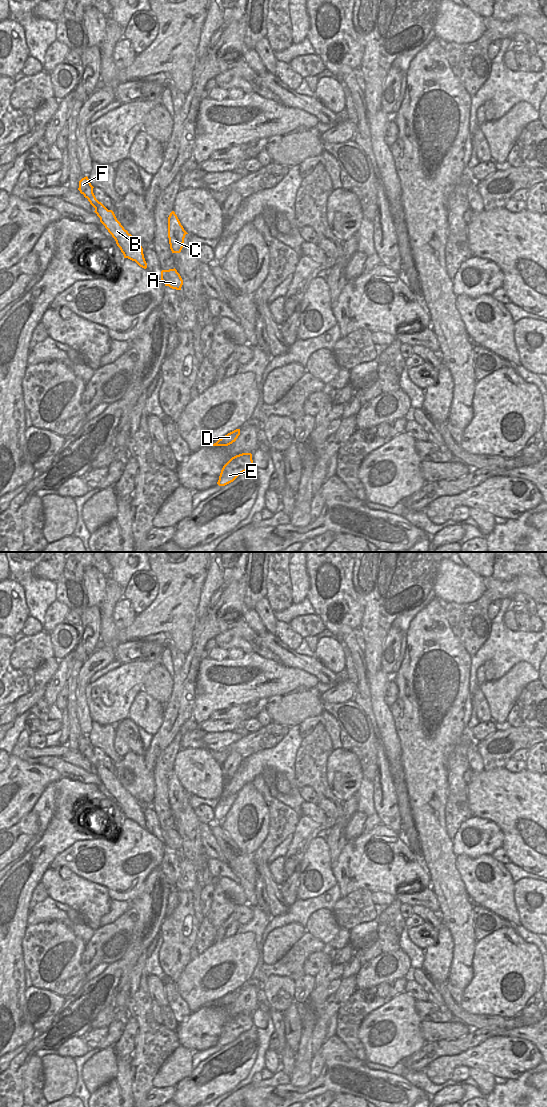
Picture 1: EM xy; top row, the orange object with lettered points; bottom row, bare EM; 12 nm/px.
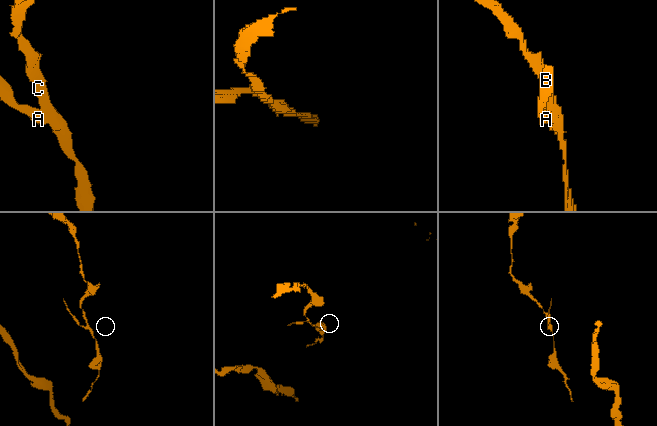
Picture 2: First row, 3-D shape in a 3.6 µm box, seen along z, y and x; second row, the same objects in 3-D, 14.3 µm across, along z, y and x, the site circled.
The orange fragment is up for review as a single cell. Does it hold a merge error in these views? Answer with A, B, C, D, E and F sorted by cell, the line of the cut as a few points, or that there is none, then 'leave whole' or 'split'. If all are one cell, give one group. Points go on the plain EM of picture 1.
A B C D E F | no cut | leave whole

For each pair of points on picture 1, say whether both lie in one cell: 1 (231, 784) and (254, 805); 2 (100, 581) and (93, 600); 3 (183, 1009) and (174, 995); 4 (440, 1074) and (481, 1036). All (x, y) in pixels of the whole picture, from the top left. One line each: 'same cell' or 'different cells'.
1: different cells
2: same cell
3: same cell
4: different cells

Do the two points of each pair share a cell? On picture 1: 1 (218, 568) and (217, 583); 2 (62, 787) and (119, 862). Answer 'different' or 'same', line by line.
1: same
2: different

